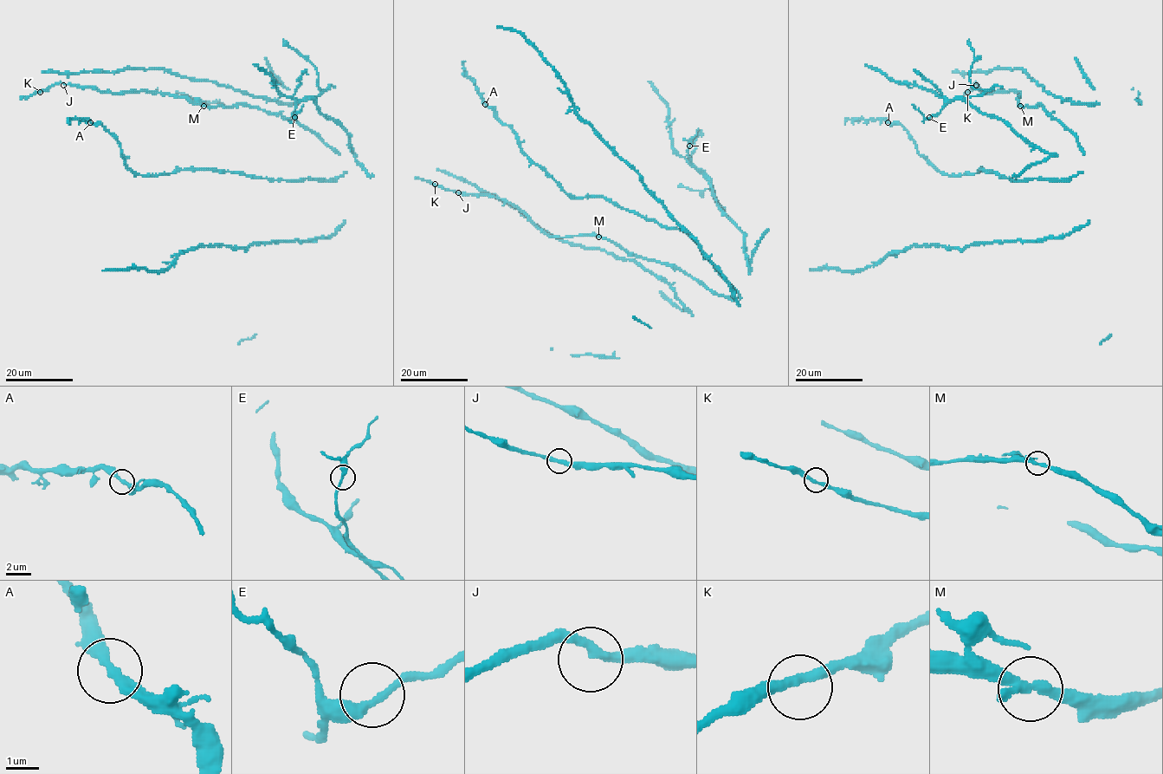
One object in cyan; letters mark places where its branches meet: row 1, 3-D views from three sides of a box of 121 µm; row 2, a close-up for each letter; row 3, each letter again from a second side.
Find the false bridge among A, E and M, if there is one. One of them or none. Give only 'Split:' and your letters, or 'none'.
Split: none

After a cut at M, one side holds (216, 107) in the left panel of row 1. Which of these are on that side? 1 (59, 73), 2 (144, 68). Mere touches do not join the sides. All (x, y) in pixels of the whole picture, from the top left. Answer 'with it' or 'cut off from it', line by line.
1: with it
2: with it

